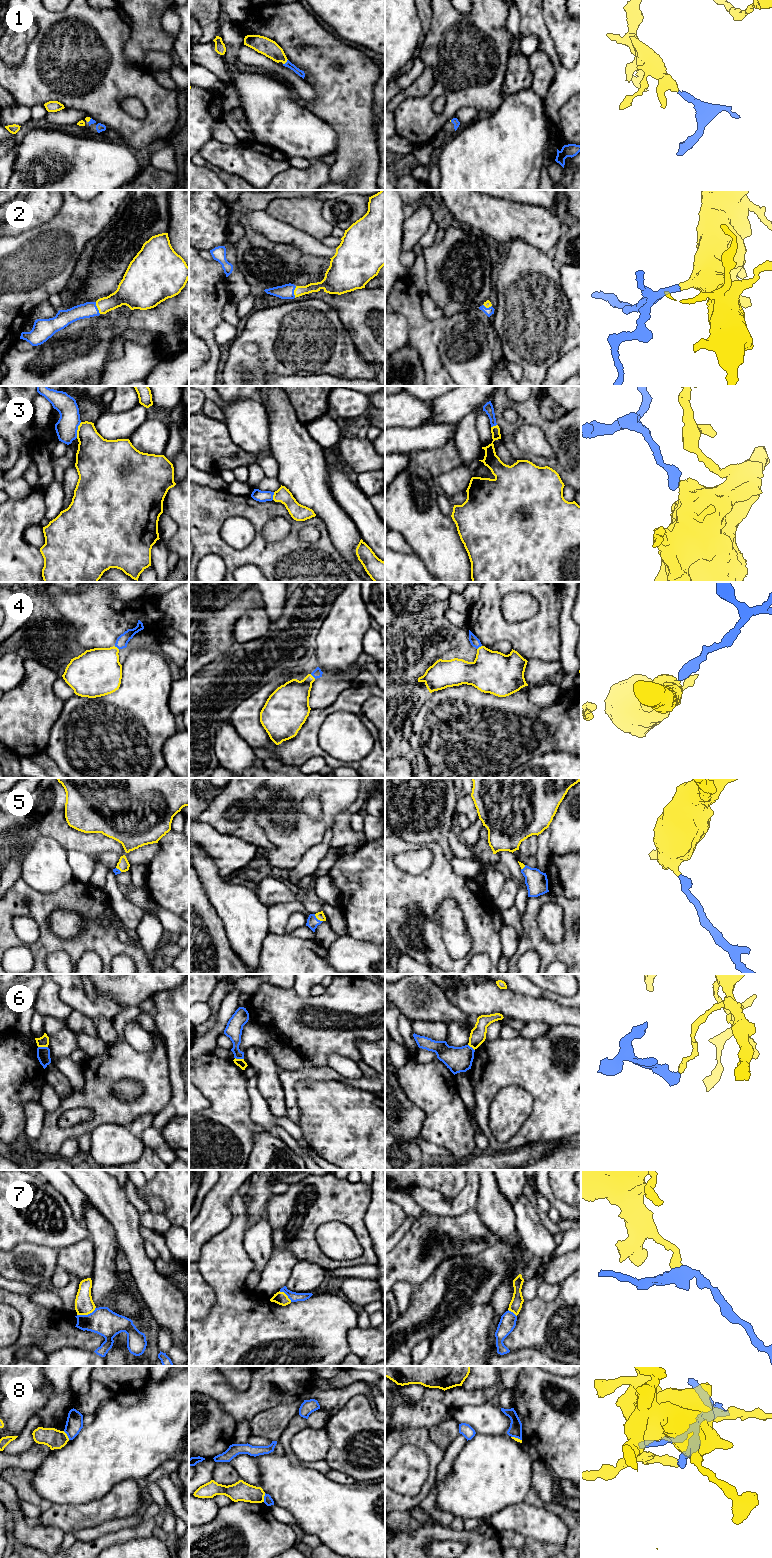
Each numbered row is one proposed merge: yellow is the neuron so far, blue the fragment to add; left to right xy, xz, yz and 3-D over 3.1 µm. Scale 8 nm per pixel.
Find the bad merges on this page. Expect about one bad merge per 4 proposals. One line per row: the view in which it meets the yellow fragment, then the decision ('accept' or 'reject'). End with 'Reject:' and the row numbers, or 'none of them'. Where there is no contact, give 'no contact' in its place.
1: xz | accept
2: xy | accept
3: xy | reject
4: xy | accept
5: xz | accept
6: xy | reject
7: xy | reject
8: xy | reject
Reject: 3, 6, 7, 8

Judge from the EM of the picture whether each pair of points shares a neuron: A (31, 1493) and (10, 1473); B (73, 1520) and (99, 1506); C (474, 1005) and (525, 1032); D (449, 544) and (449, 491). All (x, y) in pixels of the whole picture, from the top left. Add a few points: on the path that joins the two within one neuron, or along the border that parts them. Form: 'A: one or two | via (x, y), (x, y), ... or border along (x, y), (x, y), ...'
A: one | via (26, 1488), (15, 1477)
B: one | via (79, 1517), (90, 1515), (93, 1512)
C: two | border along (525, 1023), (540, 1021), (549, 1024)
D: two | border along (435, 478), (438, 489), (441, 492)

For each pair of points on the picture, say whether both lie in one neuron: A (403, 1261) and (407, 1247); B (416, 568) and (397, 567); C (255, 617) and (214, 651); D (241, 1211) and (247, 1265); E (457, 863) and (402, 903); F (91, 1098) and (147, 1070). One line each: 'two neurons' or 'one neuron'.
A: one neuron
B: one neuron
C: two neurons
D: one neuron
E: two neurons
F: one neuron

